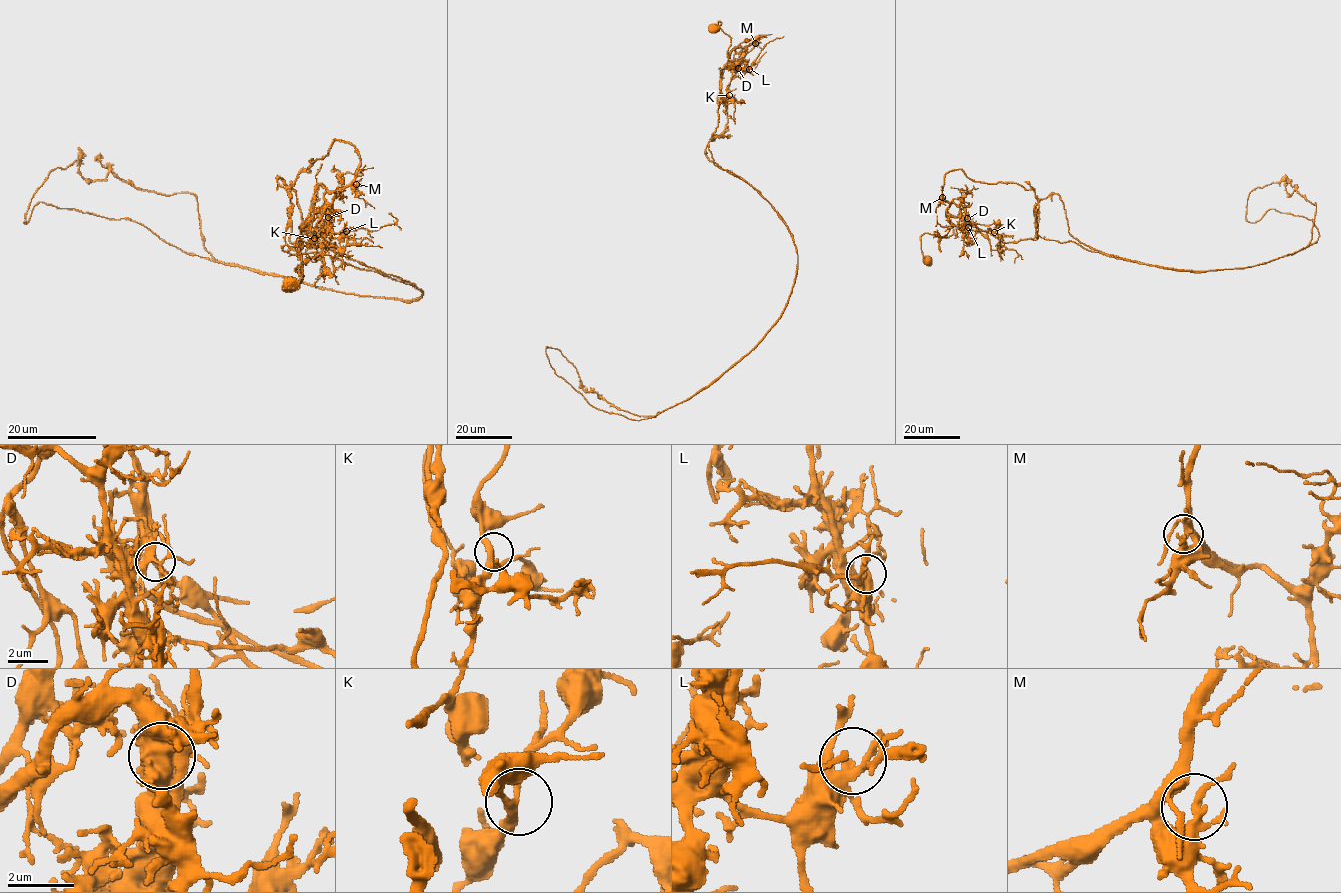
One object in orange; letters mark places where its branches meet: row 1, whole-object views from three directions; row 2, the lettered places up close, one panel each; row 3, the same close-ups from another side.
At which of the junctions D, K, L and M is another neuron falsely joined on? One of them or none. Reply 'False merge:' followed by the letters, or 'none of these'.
False merge: D

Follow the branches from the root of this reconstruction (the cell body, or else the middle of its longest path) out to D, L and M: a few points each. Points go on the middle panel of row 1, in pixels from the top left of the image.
D: (713, 29), (720, 21), (719, 27), (730, 38), (727, 54), (737, 47), (746, 50), (738, 68)
L: (713, 29), (721, 22), (719, 27), (731, 40), (727, 54), (744, 48), (739, 66), (749, 69)
M: (713, 29), (720, 21), (719, 27), (730, 38), (727, 54), (736, 47), (735, 51), (739, 52), (755, 43)

